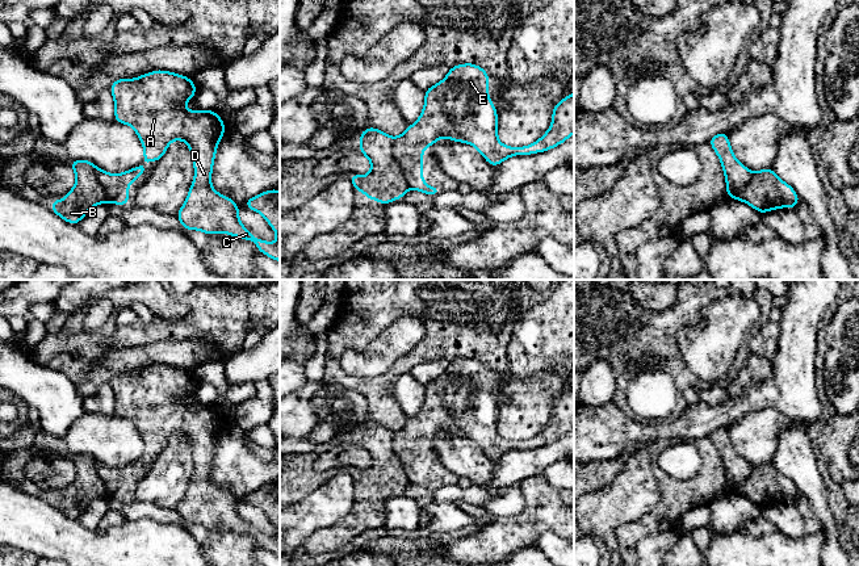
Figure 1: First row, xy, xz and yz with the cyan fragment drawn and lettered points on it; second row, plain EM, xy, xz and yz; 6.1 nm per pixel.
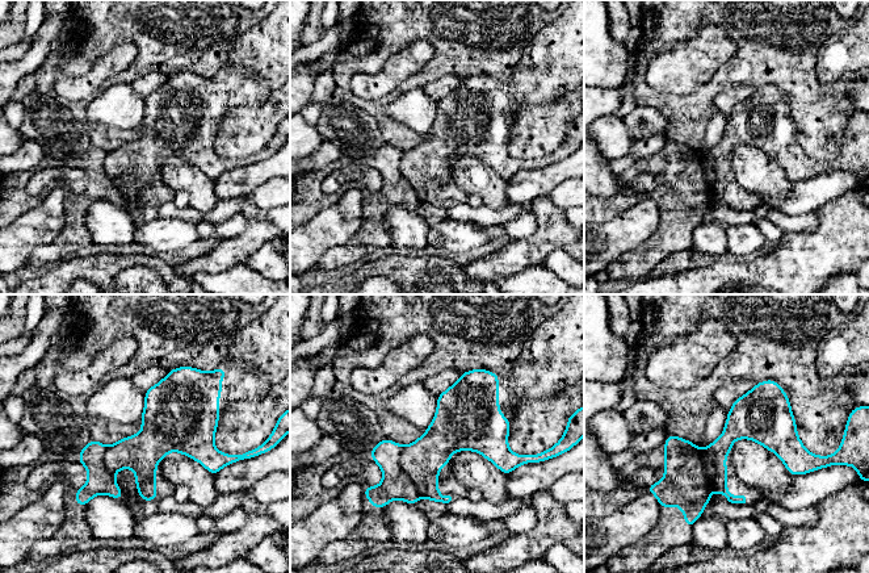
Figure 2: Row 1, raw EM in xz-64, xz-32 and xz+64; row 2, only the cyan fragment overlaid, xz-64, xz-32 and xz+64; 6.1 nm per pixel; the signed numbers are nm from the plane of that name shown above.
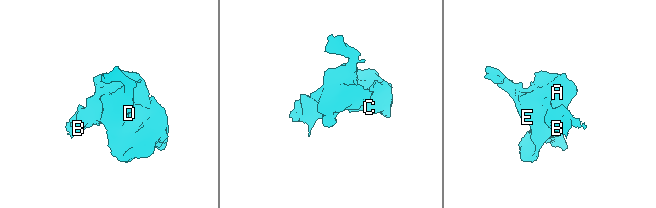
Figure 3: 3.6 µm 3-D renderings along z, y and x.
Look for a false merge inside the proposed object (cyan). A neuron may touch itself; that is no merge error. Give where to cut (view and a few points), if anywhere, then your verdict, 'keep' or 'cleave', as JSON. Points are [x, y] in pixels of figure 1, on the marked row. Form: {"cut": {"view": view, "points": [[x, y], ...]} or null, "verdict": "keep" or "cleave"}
{"cut": {"view": "xz", "points": [[393, 138], [393, 158], [410, 187]]}, "verdict": "cleave"}

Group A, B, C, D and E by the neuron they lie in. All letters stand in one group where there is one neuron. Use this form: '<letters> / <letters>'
A C D E / B

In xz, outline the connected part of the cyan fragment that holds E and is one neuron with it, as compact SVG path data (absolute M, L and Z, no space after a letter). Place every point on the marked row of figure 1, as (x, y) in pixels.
M473 63L449 68L448 75L424 92L419 118L394 138L393 156L410 188L436 196L440 186L423 181L423 150L448 138L469 143L496 167L507 158L533 155L560 146L574 133L574 93L553 106L548 131L529 146L510 147L498 139L498 112L489 97L489 72Z

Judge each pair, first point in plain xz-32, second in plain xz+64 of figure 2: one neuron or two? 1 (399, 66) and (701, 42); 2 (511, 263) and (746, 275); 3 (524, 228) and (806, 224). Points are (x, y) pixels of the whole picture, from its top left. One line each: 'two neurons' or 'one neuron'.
1: one neuron
2: one neuron
3: one neuron

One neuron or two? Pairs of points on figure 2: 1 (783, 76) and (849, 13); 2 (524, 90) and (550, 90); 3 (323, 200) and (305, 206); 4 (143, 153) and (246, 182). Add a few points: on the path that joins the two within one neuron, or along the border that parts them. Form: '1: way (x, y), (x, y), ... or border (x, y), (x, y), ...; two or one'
1: border (838, 13), (852, 20); two
2: way (530, 90), (544, 90); one
3: way (319, 200), (309, 203); one
4: border (250, 163), (225, 171), (214, 182); two

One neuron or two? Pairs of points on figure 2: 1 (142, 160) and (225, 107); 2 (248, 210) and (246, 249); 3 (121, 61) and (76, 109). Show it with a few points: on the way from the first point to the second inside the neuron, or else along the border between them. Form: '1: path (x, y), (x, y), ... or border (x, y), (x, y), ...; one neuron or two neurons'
1: path (163, 139), (196, 107), (204, 107); one neuron
2: path (254, 220), (254, 237), (251, 239); one neuron
3: border (57, 91), (71, 100), (93, 97); two neurons

